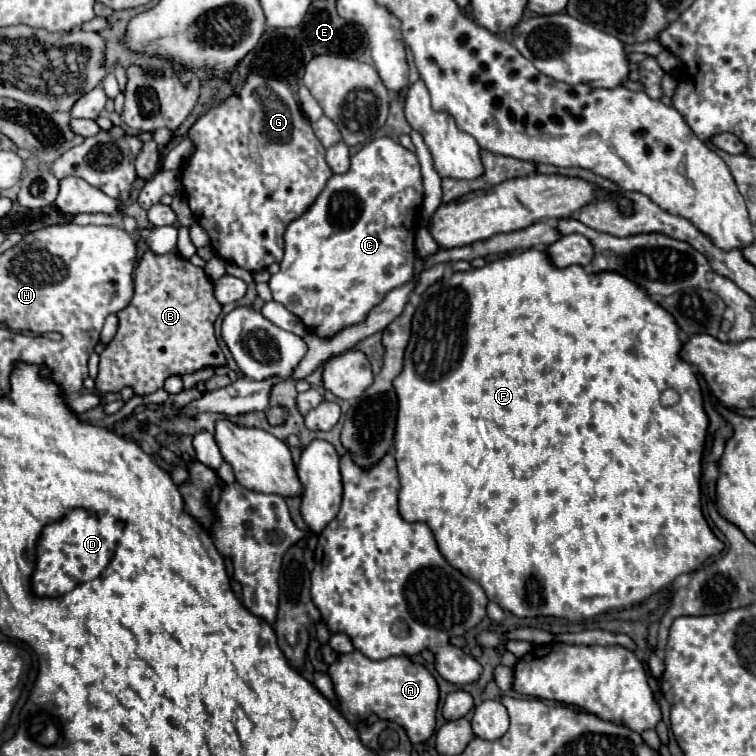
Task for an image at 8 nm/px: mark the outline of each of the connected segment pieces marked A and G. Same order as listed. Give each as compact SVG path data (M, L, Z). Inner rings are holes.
M353 651L331 663L327 673L337 695L337 709L353 727L357 727L361 721L367 721L371 715L377 715L379 719L401 725L411 743L423 743L435 733L435 713L439 703L437 681L423 665L413 663L409 657L401 655L383 661L371 661L363 653Z
M249 73L239 93L229 95L193 123L189 139L195 143L195 151L181 171L183 193L197 223L209 233L213 251L247 271L261 271L271 263L279 263L287 225L317 199L333 175L325 163L325 149L301 113L293 91L277 79Z

